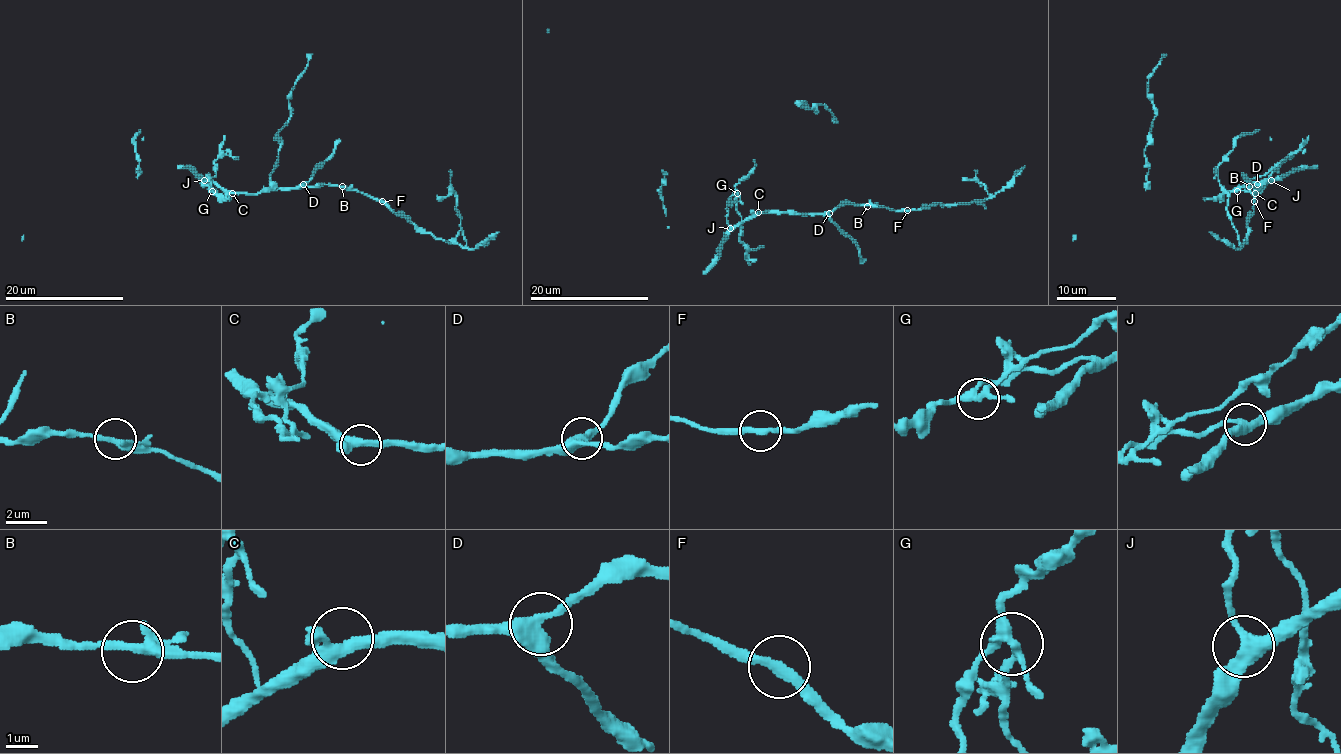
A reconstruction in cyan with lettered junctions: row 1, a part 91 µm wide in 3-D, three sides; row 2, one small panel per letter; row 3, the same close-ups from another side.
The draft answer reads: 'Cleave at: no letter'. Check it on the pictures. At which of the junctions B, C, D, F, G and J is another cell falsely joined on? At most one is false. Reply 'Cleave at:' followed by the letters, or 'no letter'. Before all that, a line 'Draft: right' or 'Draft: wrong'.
Draft: wrong
Cleave at: G

